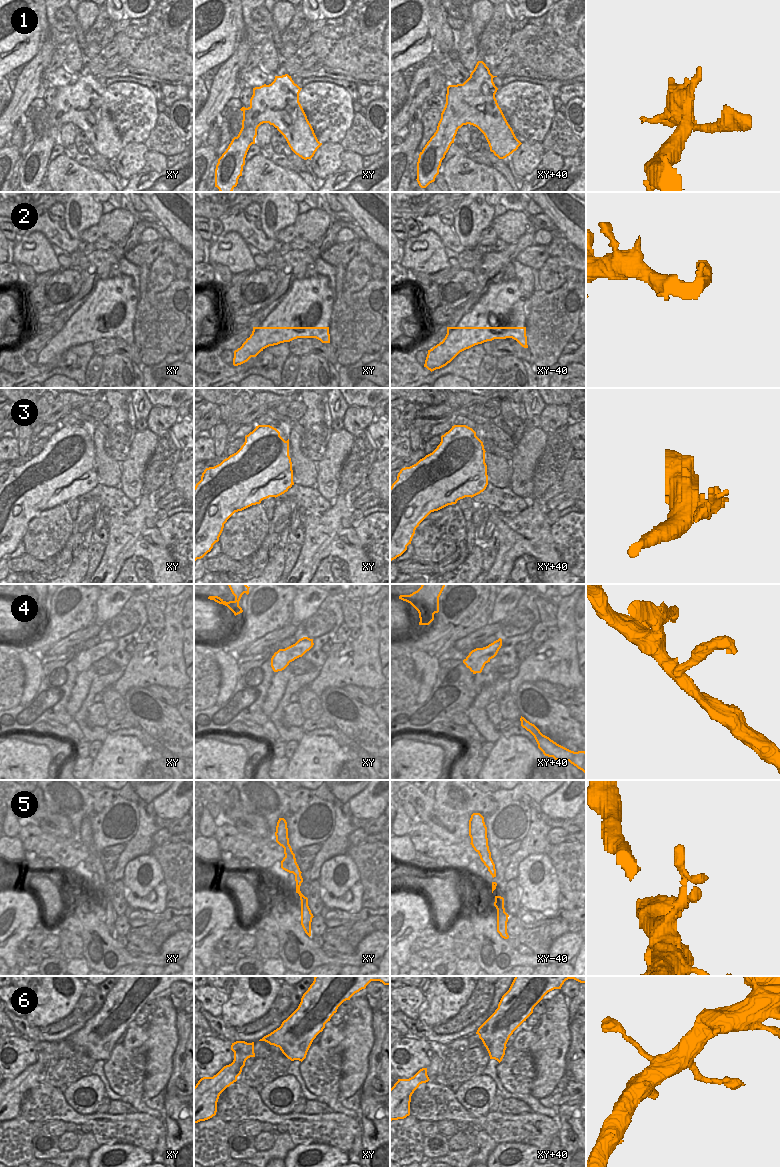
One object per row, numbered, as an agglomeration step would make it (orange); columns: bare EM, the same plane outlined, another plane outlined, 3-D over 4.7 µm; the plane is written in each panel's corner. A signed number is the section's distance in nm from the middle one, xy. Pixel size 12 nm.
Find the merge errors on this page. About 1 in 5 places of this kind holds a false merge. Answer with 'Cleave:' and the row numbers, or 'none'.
Cleave: 1

